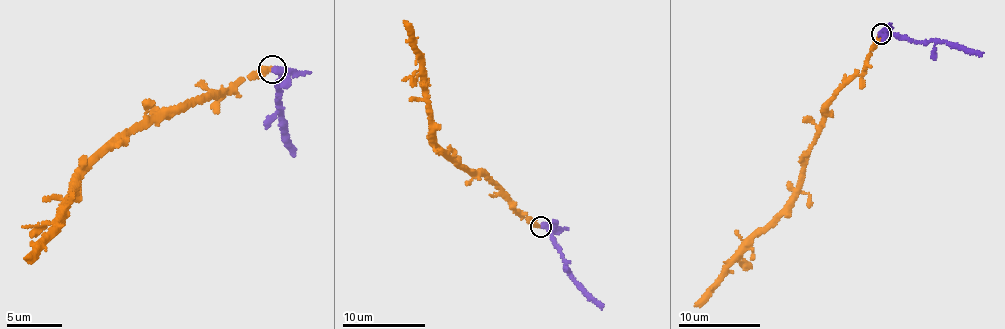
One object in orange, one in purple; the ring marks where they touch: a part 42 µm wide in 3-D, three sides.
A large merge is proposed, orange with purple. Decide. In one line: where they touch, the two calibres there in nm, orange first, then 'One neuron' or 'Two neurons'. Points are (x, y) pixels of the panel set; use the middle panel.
Place: (541, 227). Thickness 360 nm (orange) against 500 nm. Two neurons

